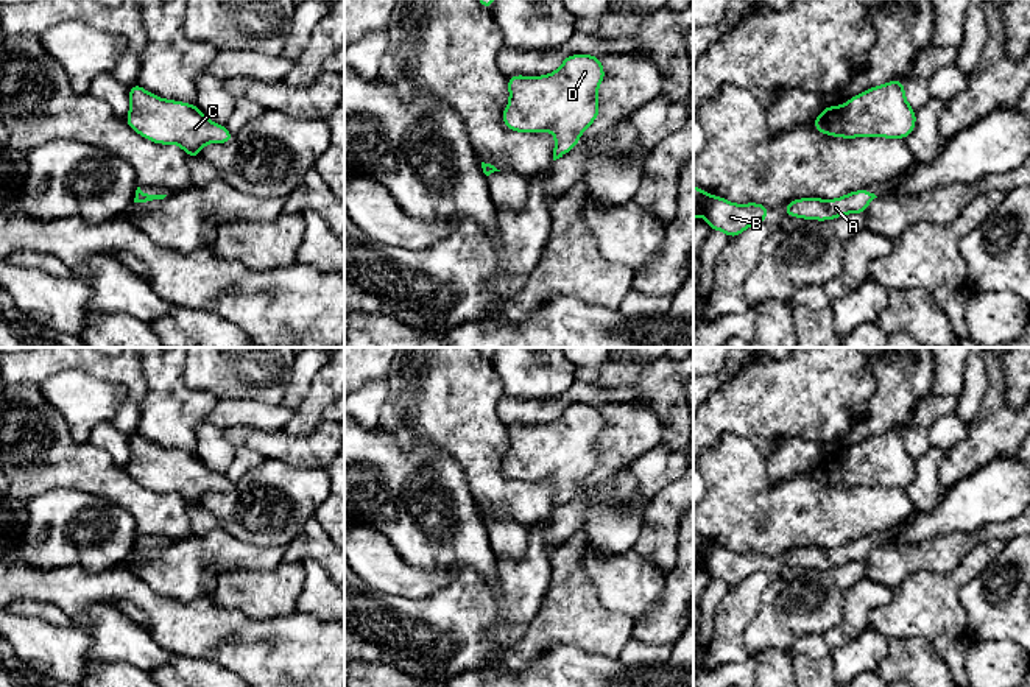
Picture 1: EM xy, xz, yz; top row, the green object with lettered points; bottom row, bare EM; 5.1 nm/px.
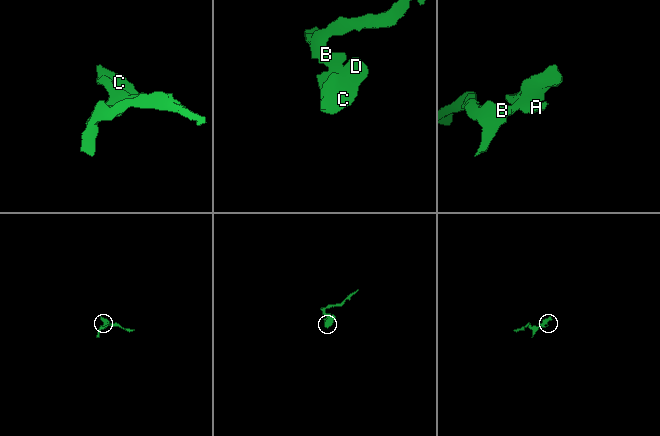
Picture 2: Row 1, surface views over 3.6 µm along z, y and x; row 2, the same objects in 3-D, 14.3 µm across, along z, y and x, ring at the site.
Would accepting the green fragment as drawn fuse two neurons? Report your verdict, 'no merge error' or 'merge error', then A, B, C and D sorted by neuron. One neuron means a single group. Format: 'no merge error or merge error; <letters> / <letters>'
no merge error; A B C D

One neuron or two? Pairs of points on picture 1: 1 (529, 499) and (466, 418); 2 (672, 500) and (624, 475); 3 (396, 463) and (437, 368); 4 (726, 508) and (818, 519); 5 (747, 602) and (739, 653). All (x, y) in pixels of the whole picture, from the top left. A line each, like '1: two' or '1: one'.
1: one
2: two
3: two
4: one
5: one

